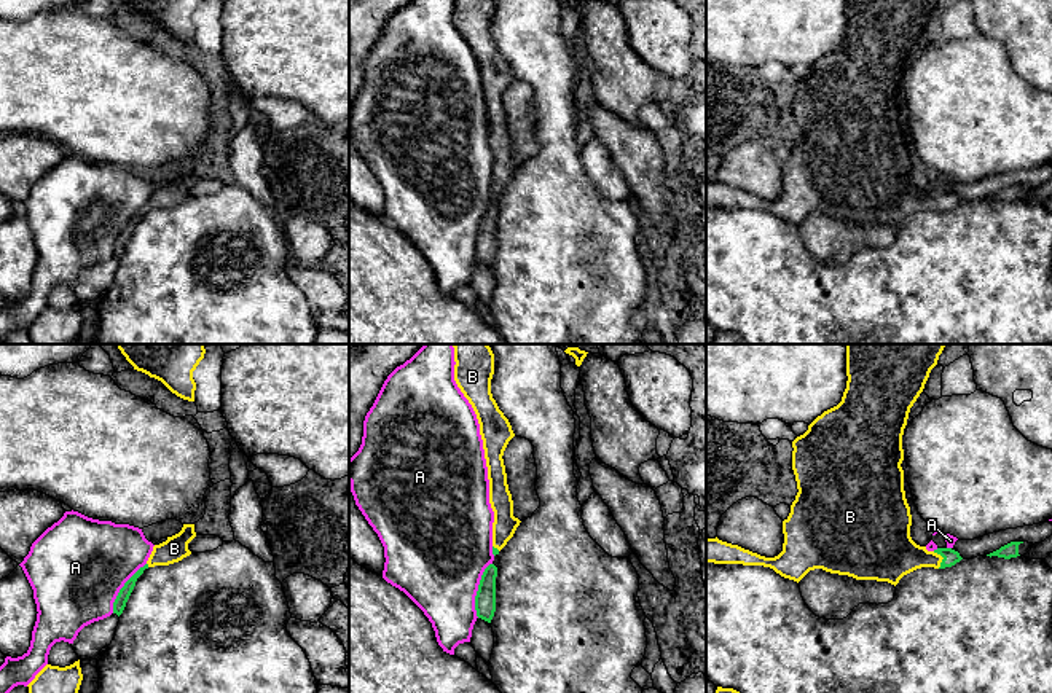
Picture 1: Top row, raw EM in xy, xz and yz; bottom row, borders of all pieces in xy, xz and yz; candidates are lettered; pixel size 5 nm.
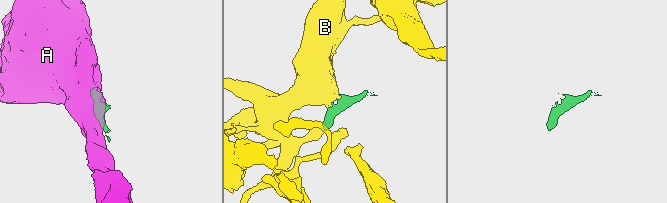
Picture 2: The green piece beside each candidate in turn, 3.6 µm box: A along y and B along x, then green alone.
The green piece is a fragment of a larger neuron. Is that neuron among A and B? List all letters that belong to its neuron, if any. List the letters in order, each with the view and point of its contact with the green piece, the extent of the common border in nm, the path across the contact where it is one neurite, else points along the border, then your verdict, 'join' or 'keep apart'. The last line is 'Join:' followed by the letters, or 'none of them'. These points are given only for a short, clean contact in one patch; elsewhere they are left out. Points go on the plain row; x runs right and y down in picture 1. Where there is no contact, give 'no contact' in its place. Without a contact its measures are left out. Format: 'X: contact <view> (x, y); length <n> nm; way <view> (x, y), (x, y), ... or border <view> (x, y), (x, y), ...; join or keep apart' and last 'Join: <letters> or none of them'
A: contact xz (478, 233); length 280 nm; keep apart
B: contact yz (942, 199); length 90 nm; join
Join: B

